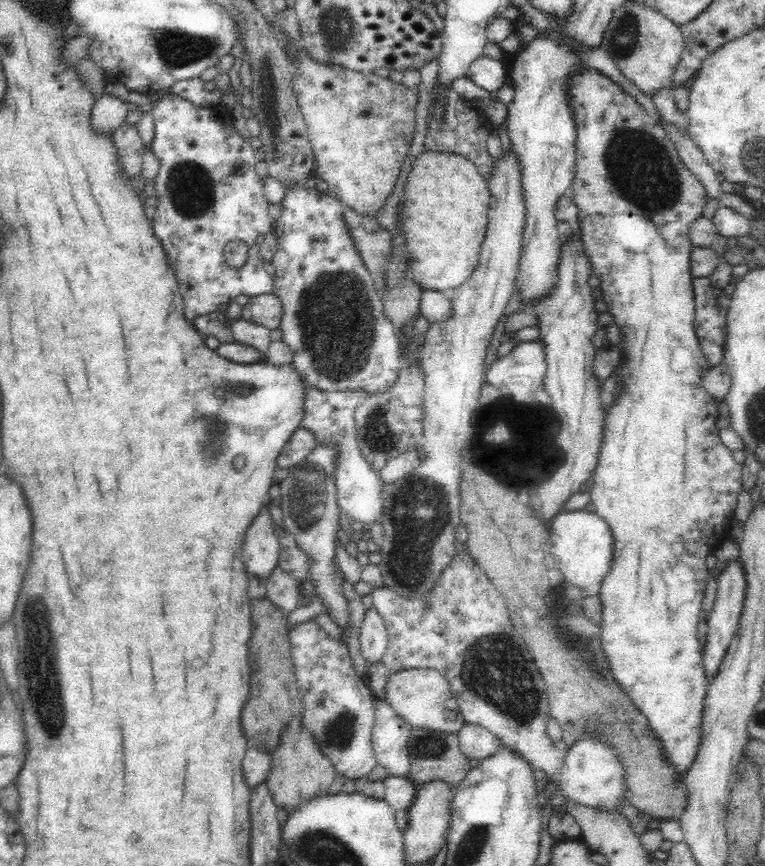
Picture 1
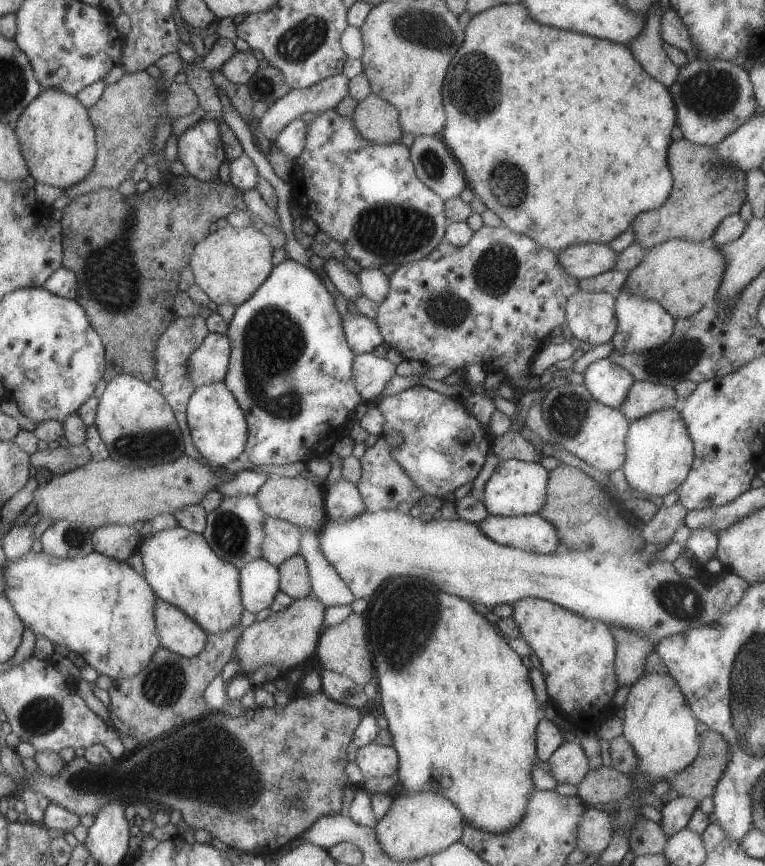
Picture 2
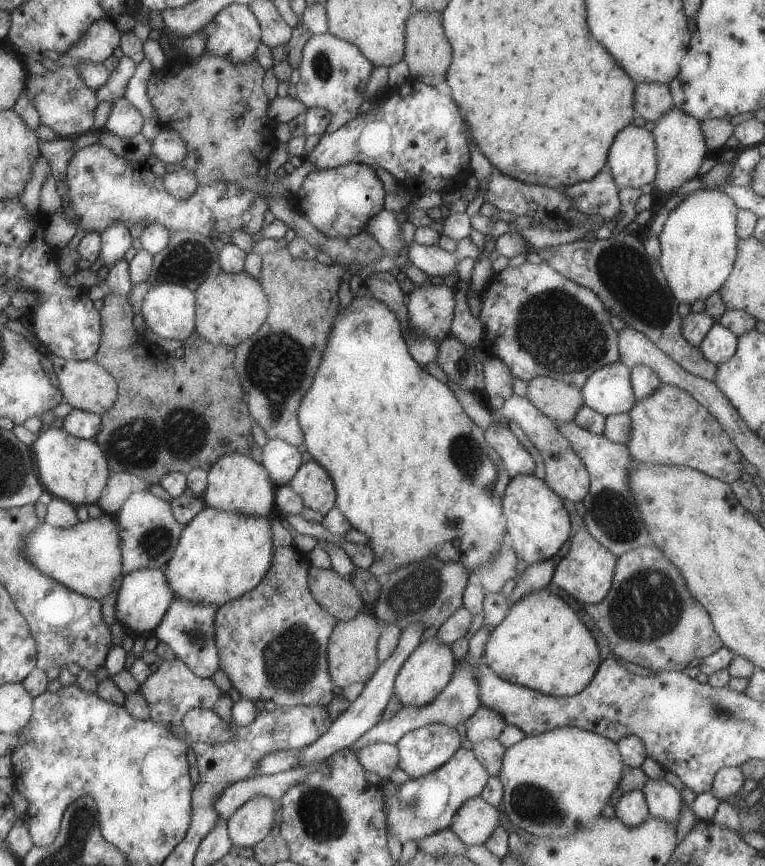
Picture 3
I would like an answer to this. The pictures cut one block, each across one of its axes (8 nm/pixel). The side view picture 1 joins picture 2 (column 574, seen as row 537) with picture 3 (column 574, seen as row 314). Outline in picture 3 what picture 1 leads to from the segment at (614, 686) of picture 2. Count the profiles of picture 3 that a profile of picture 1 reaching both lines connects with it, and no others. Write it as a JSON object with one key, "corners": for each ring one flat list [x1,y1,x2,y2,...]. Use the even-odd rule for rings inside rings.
{"corners":[[546,589,529,593,509,606,503,620,488,634,482,656,483,662,503,680,554,697,568,697,581,692,601,662,597,643,582,620,561,597]]}

